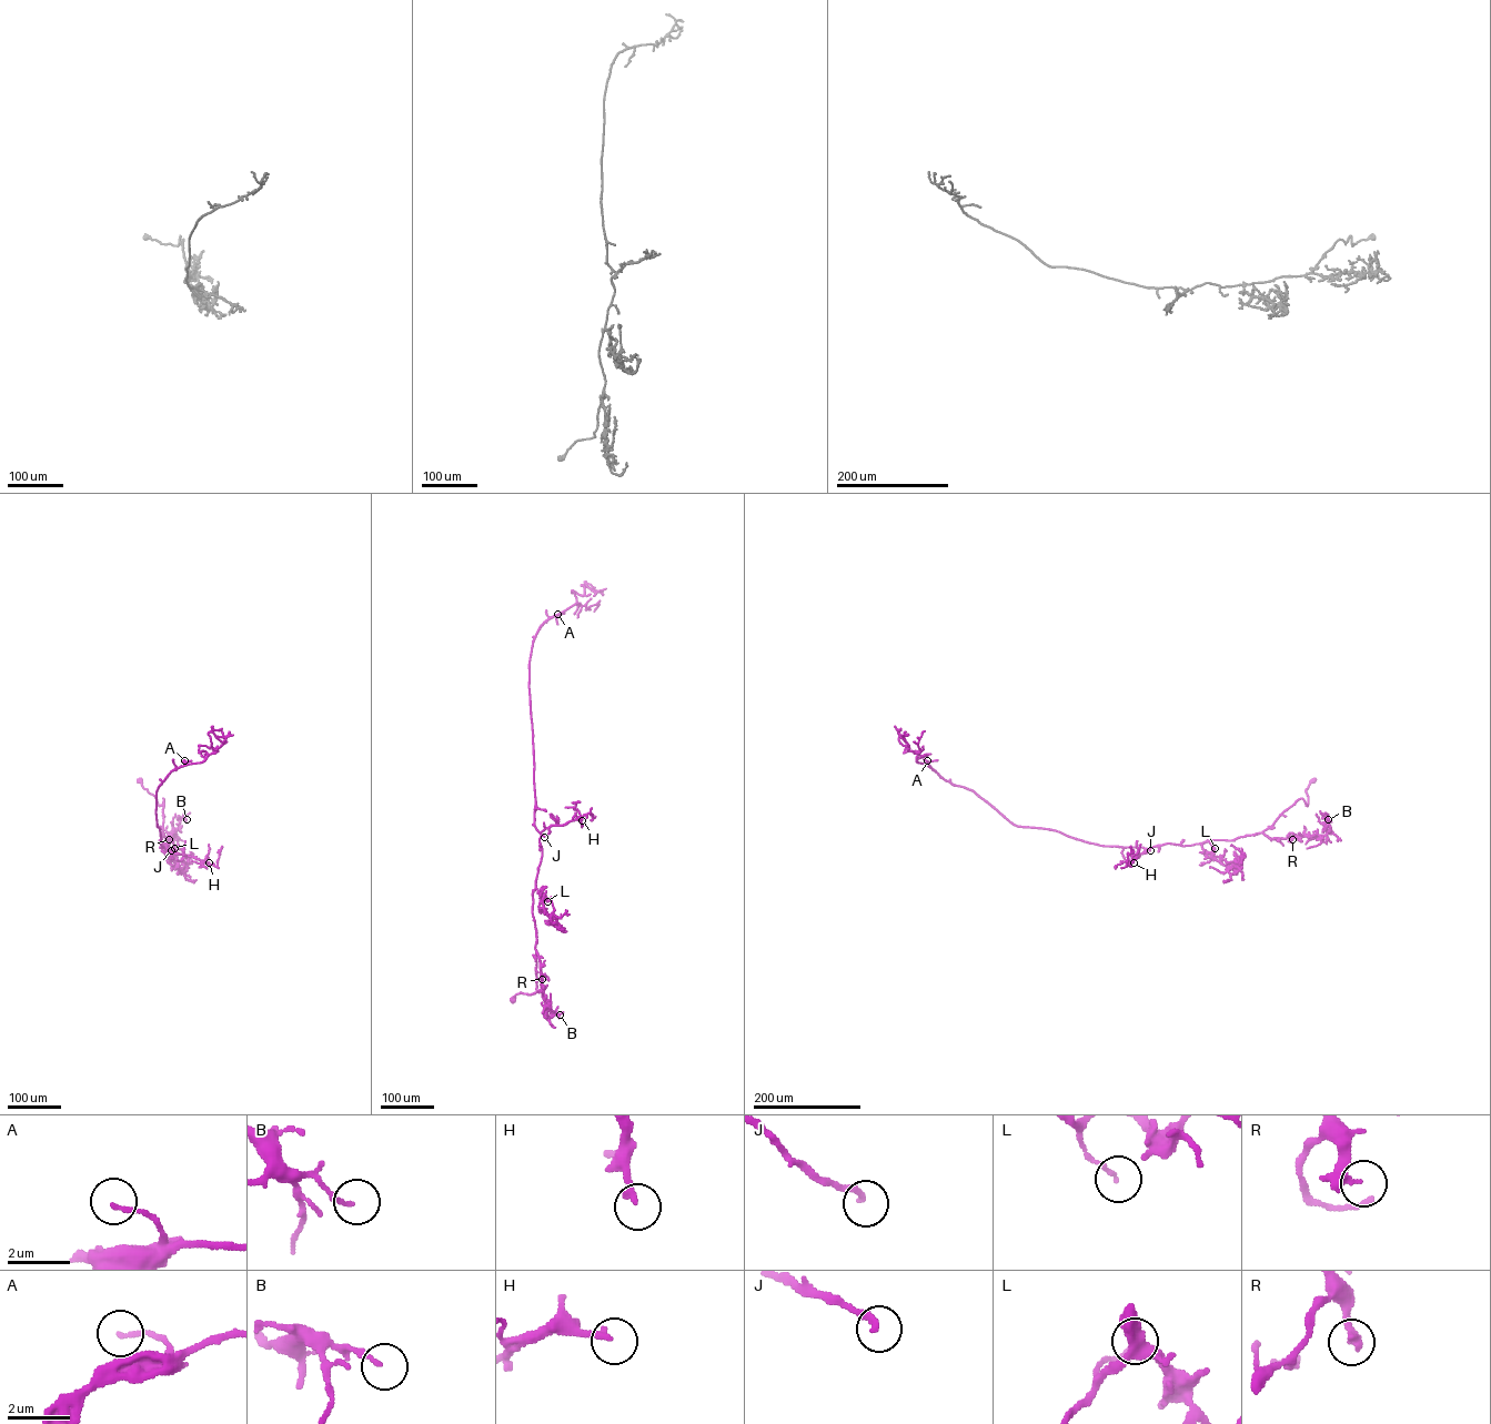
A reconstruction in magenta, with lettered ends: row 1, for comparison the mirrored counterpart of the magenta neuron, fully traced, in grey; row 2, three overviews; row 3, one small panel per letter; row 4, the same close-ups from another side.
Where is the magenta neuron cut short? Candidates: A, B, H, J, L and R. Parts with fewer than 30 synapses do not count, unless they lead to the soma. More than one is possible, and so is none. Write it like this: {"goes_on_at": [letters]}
{"goes_on_at": ["J", "R"]}

